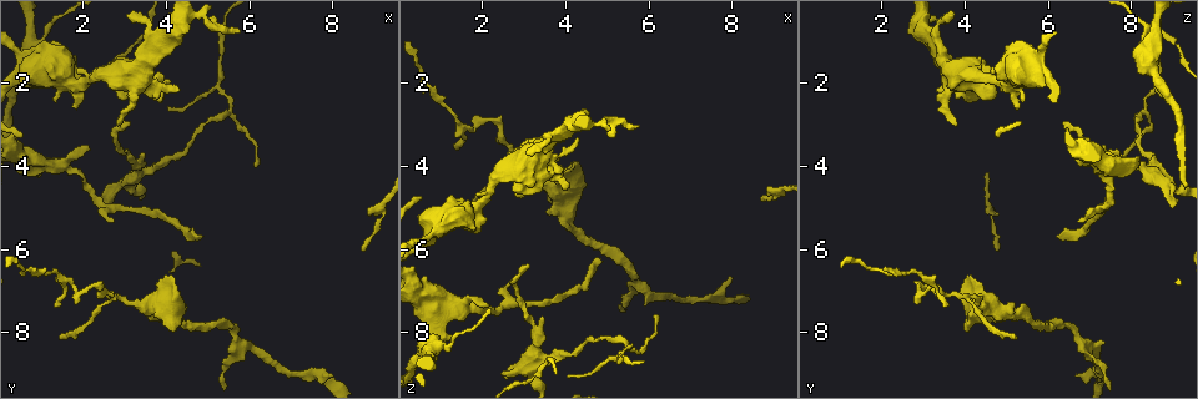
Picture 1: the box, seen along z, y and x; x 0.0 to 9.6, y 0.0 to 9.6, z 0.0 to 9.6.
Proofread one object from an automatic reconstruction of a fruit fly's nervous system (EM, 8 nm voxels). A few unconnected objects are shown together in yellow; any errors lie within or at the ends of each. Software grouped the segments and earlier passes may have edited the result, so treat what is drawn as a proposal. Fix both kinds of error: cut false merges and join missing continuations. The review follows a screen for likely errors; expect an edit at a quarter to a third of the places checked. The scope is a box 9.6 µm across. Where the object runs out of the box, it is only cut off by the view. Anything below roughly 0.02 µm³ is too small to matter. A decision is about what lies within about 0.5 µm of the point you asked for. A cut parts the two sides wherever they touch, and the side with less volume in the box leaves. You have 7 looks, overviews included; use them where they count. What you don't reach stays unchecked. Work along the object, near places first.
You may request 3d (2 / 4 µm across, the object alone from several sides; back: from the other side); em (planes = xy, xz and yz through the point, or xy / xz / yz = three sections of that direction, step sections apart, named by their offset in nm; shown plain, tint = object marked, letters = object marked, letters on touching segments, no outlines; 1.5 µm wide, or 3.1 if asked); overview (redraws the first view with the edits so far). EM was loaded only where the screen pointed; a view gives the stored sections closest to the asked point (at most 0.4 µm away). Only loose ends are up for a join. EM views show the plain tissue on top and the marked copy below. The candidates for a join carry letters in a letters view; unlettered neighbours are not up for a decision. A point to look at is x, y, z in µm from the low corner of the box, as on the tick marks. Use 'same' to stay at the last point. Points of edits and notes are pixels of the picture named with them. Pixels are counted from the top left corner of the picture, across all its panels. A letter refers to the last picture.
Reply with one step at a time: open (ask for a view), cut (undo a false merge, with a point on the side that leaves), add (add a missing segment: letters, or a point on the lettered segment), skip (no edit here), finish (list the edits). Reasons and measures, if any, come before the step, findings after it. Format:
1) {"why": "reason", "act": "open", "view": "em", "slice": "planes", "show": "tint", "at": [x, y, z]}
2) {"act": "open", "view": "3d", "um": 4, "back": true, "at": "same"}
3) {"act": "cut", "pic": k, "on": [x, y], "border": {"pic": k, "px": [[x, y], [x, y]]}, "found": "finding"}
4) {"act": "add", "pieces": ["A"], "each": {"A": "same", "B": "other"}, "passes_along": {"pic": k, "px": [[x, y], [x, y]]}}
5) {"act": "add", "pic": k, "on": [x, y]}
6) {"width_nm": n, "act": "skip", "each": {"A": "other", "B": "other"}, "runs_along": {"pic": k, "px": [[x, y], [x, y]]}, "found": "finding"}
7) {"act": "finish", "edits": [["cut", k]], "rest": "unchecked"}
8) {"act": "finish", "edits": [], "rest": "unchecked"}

{"why": "end of a long branch", "act": "open", "view": "em", "slice": "planes", "show": "letters", "at": [3.15, 3.00, 6.35]}

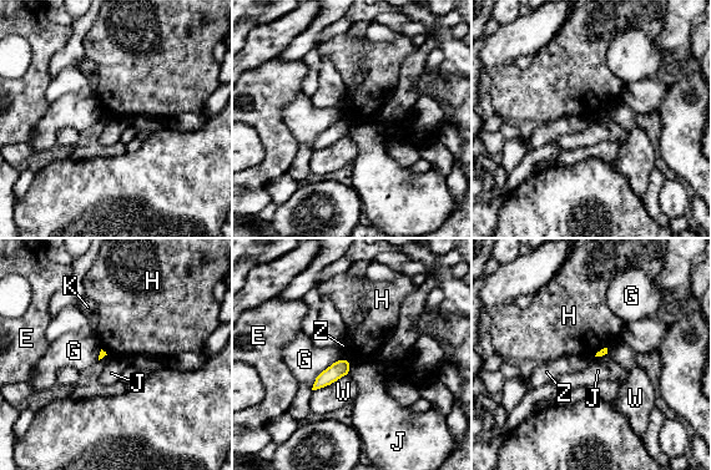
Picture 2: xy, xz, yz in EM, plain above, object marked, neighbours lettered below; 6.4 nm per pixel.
{"act": "skip", "each": {"E": "other", "G": "other", "H": "other", "J": "other", "K": "other", "W": "other", "Z": "other"}, "border": {"pic": 2, "px": [[351, 362], [347, 374]]}, "found": "none of them fits"}

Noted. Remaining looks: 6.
{"why": "thick turns thin", "act": "open", "view": "3d", "um": 2, "at": [1.15, 0.80, 8.40]}

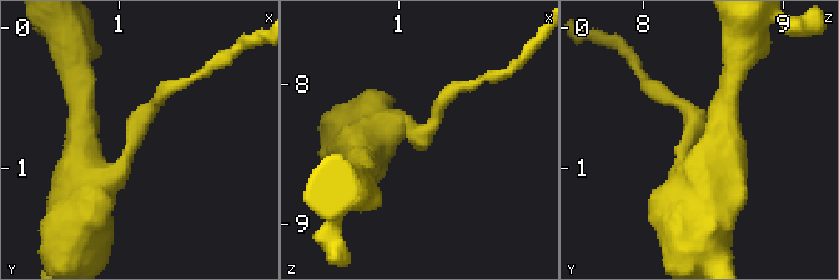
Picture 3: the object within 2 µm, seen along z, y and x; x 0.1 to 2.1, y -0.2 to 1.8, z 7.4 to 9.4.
{"act": "open", "view": "em", "slice": "planes", "show": "tint", "at": [1.12, 0.80, 8.34]}

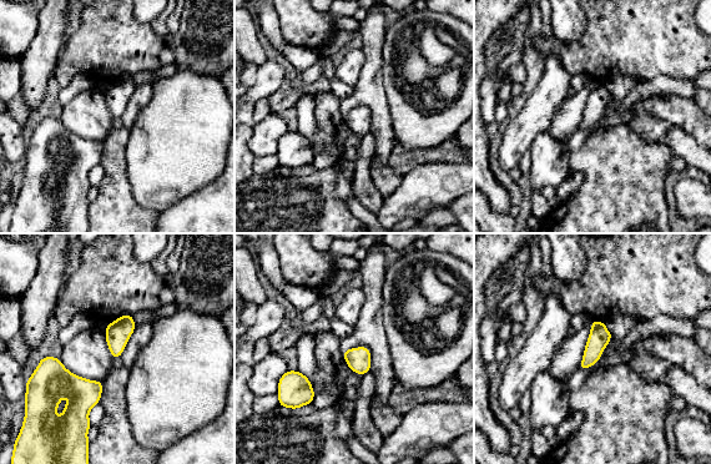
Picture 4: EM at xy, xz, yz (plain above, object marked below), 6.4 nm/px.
{"why": "see the neighbours", "act": "open", "view": "em", "slice": "planes", "show": "letters", "at": "same"}

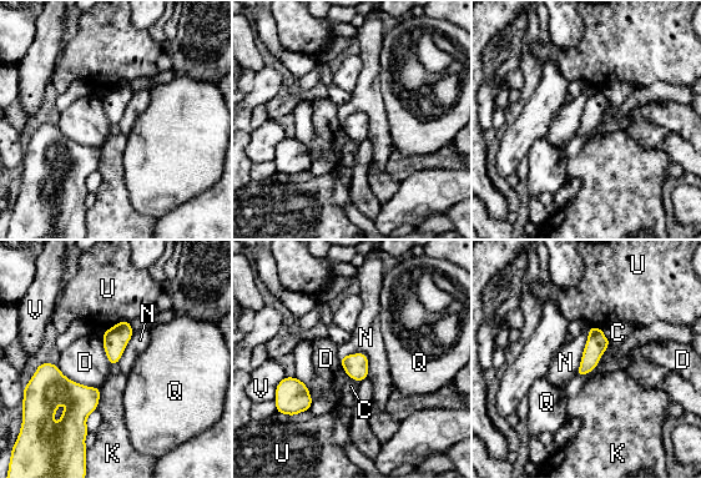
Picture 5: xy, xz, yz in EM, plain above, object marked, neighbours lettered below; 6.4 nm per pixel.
{"width_nm": 140, "act": "skip", "each": {"C": "other", "D": "other", "K": "other", "N": "other", "Q": "other", "U": "other", "V": "other"}, "border": {"pic": 5, "px": [[56, 365], [69, 378], [100, 388]]}, "found": "one neuron here"}

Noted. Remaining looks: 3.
{"why": "branch stops here", "act": "open", "view": "3d", "um": 2, "at": [2.50, 5.00, 9.00]}

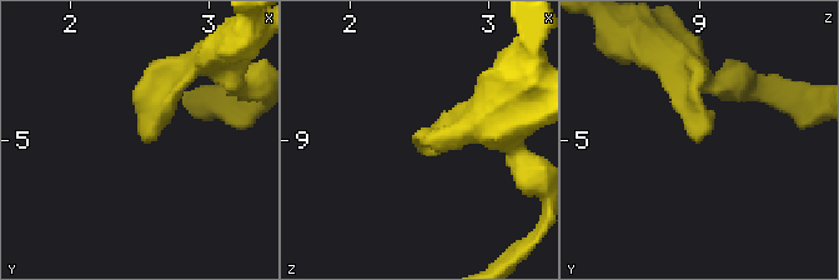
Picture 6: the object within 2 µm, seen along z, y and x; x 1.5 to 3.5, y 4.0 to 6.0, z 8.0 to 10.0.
{"why": "now the EM", "act": "open", "view": "em", "slice": "planes", "show": "letters", "at": [2.50, 5.02, 9.02]}

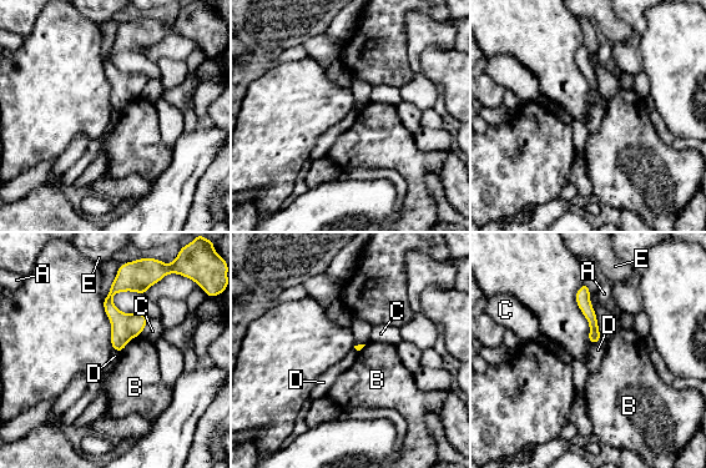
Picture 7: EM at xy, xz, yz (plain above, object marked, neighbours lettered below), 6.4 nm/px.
{"act": "skip", "each": {"A": "other", "B": "other", "C": "other", "D": "other", "E": "other"}, "border": {"pic": 7, "px": [[601, 338], [591, 346]]}, "found": "none of them fits"}

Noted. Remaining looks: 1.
{"act": "finish", "edits": [], "rest": "unchecked"}

